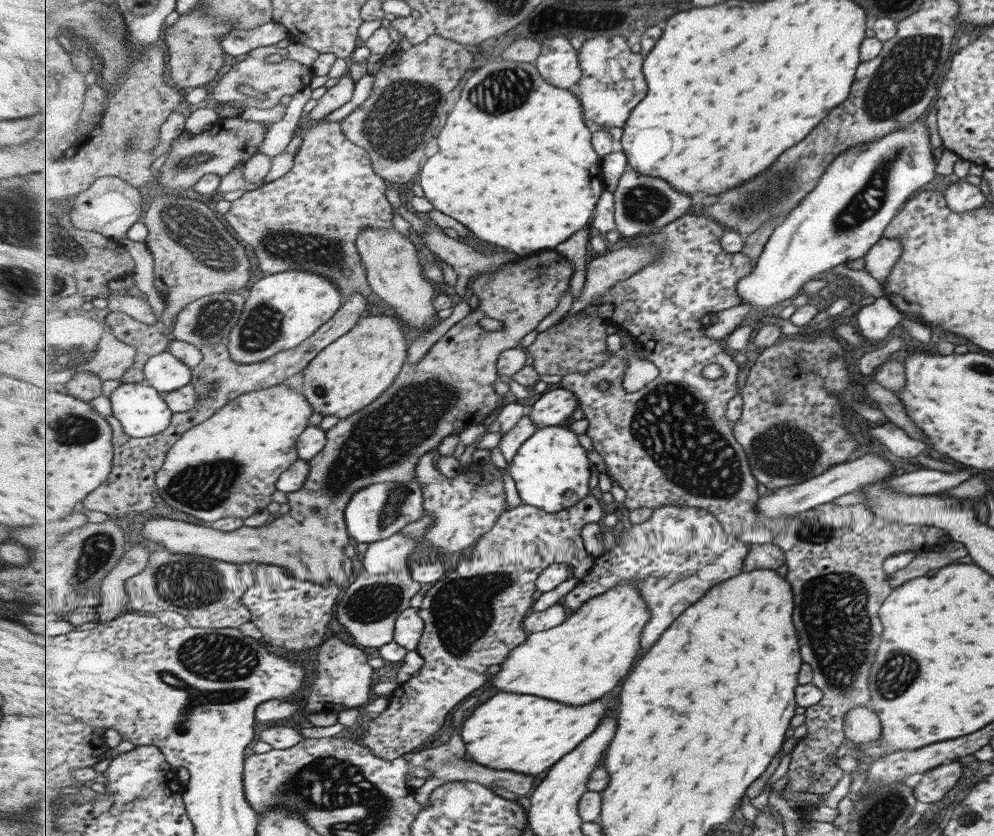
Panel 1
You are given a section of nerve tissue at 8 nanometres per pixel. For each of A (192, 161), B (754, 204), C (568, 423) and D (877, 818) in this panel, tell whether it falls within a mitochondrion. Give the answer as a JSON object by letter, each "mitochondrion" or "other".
{"A":"mitochondrion","B":"mitochondrion","C":"other","D":"mitochondrion"}

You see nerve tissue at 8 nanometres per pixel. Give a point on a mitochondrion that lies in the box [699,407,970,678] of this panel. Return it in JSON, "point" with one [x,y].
{"point":[784,449]}

